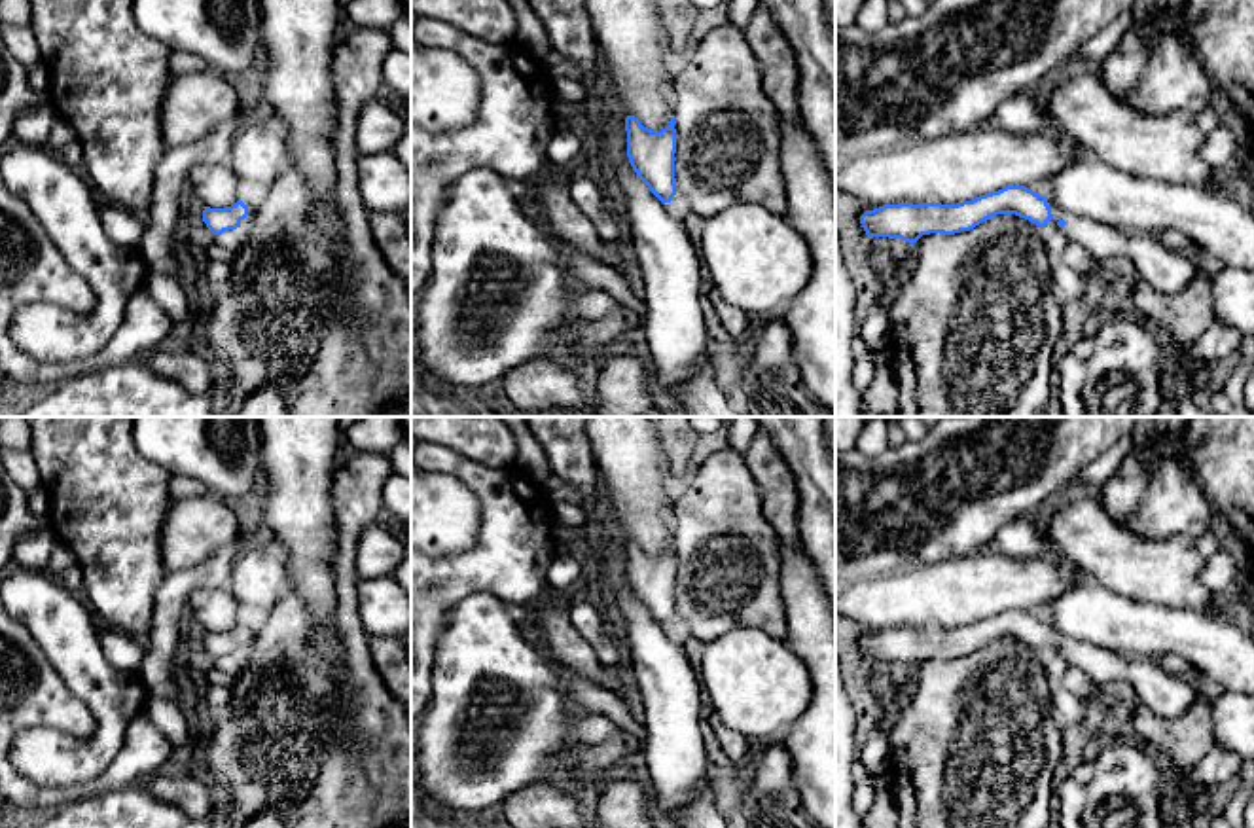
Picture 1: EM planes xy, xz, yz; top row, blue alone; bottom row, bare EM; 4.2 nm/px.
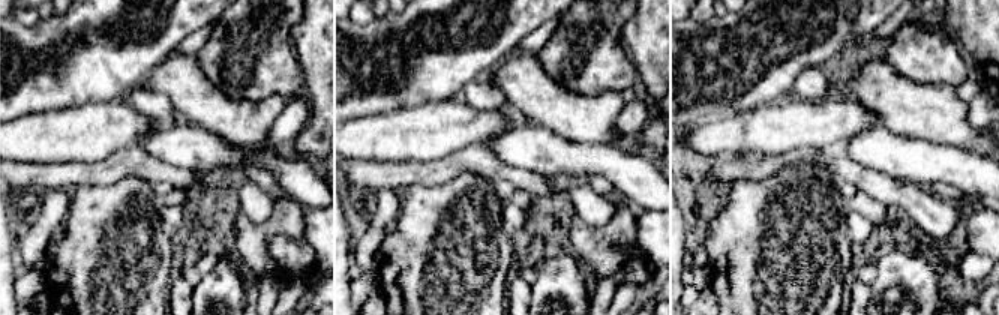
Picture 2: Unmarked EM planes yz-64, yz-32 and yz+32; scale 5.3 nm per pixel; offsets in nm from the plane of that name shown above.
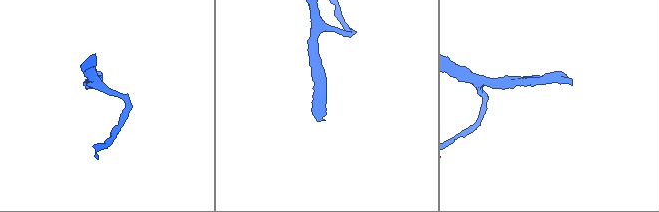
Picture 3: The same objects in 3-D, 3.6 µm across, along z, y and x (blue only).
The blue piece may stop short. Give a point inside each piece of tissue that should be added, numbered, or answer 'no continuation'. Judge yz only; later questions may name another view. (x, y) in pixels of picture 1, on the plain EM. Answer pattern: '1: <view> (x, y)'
1: yz (1169, 696)

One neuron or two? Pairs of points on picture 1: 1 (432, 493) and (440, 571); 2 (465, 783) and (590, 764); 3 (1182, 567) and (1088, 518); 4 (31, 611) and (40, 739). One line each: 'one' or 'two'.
1: two
2: two
3: one
4: one

